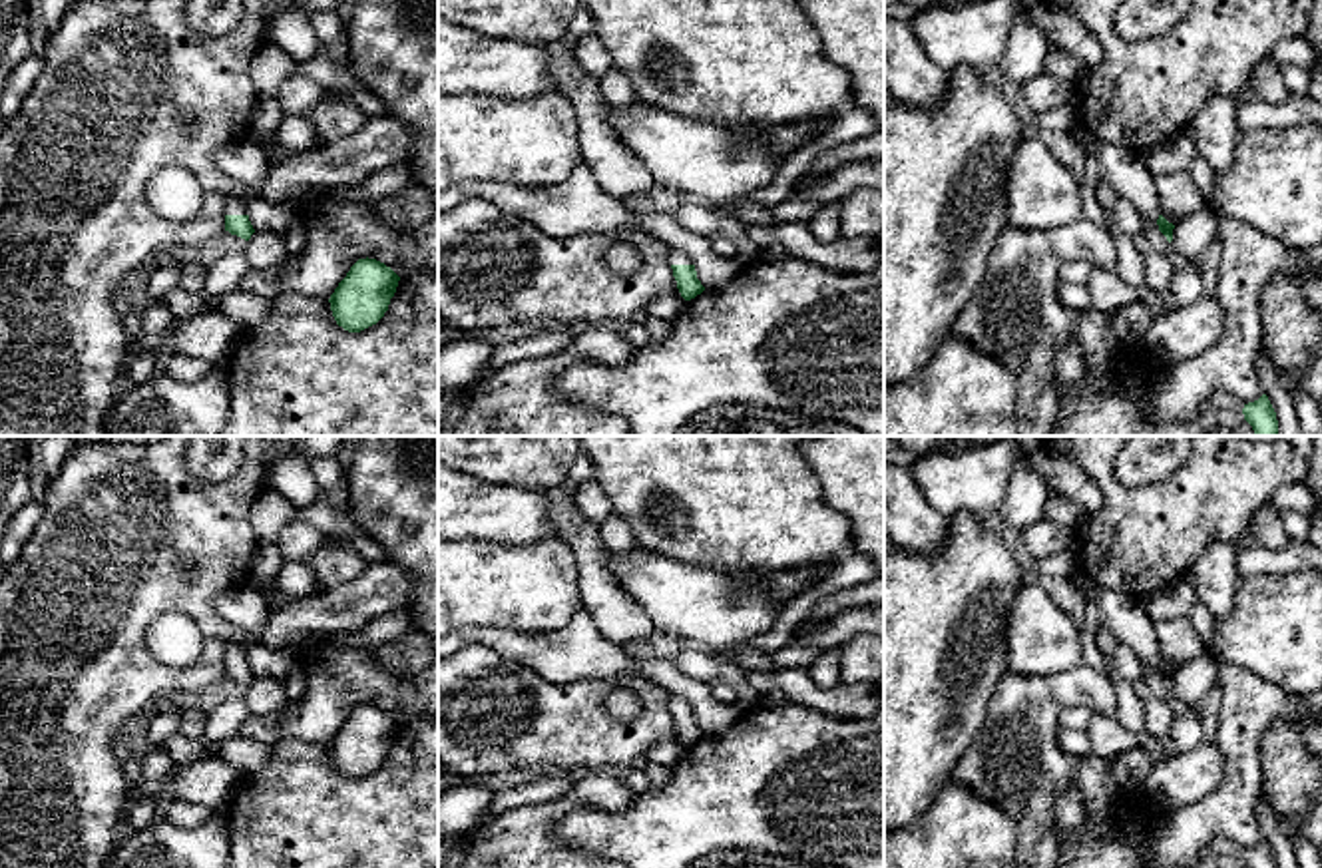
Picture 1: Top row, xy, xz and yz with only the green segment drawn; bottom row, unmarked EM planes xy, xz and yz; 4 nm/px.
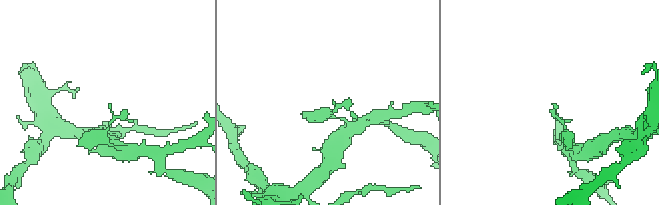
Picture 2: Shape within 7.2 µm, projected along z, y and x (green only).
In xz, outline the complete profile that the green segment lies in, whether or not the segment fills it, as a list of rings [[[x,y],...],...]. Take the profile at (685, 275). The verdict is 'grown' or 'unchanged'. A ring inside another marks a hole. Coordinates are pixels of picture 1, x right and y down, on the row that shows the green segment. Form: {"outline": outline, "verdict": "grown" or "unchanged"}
{"outline": [[[673,247],[669,251],[669,265],[673,269],[677,289],[685,301],[695,299],[697,295],[705,291],[705,287],[697,279],[693,261],[685,251]]], "verdict": "grown"}

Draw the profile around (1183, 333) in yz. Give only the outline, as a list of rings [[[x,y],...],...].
[[[1203,297],[1193,305],[1173,305],[1173,309],[1157,317],[1145,344],[1153,358],[1161,364],[1197,358],[1212,348],[1224,330],[1224,313],[1216,297]]]

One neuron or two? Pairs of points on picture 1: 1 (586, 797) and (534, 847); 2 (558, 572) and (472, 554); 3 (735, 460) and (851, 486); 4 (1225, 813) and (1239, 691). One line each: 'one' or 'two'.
1: one
2: one
3: two
4: one

